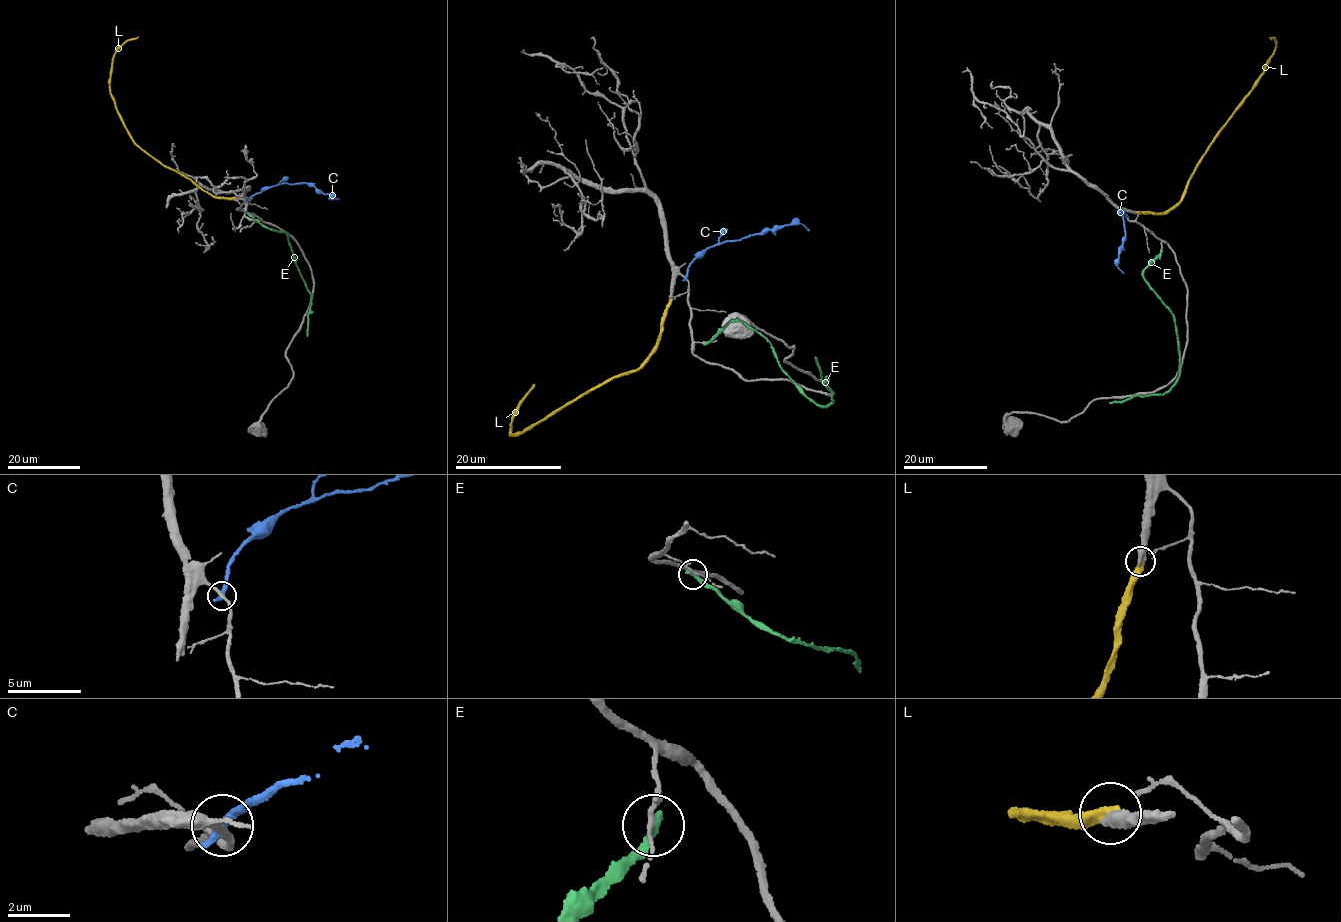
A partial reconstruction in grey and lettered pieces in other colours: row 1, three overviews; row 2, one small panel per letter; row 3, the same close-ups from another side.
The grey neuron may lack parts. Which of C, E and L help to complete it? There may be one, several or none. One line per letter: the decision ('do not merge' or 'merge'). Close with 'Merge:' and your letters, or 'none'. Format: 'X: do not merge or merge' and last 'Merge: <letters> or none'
C: do not merge
E: do not merge
L: merge
Merge: L

